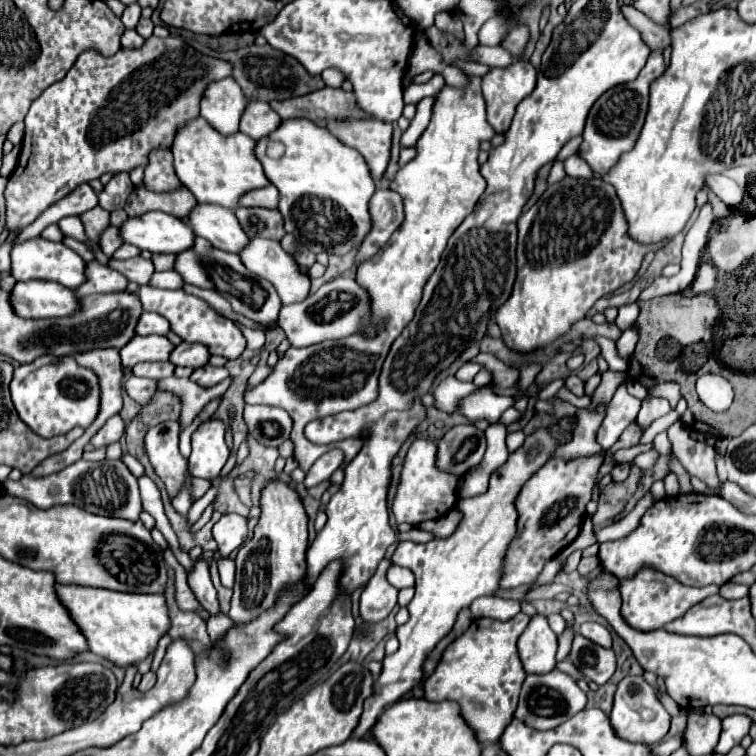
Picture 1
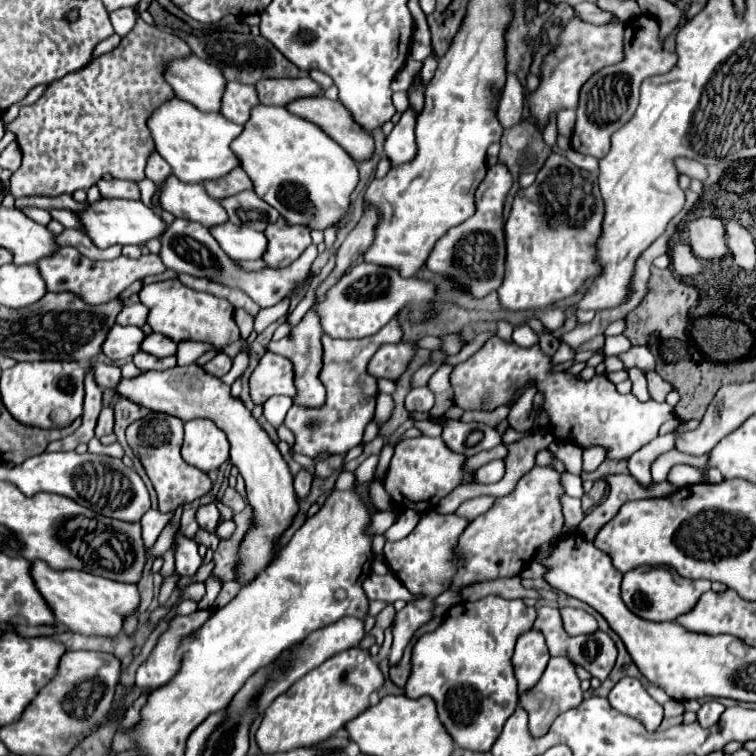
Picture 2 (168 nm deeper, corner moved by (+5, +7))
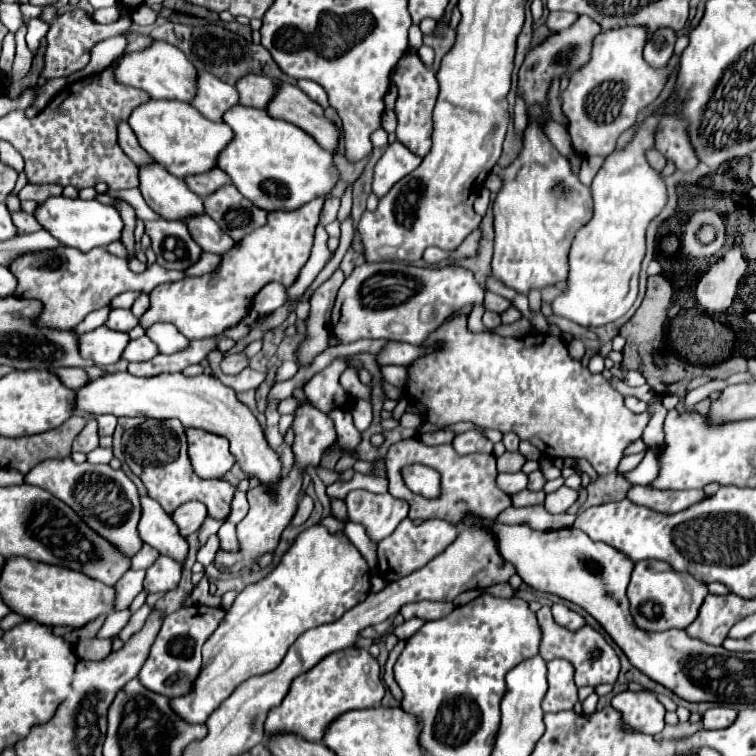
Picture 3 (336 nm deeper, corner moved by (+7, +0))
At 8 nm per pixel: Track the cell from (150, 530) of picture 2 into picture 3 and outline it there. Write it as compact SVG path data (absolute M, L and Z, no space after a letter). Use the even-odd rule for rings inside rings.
M143 545L143 549L131 559L131 569L149 569L157 559L159 559L159 551L149 545Z

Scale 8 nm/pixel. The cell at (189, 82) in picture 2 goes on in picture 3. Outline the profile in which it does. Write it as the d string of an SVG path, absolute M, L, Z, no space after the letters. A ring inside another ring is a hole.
M153 41L145 51L121 53L113 61L113 77L121 81L121 85L129 85L141 91L147 91L151 99L177 99L191 101L195 95L195 69L189 59L173 45L165 41Z

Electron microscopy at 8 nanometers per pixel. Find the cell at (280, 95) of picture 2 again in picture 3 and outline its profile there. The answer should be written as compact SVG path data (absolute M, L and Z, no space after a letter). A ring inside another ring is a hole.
M245 75L241 77L235 87L239 91L239 103L247 107L261 107L265 109L277 89L277 79L265 75Z

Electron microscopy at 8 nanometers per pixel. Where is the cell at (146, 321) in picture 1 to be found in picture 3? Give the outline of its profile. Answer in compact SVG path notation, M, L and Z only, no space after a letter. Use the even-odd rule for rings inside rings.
M111 309L109 317L107 317L107 327L109 329L115 329L115 331L131 331L135 325L137 325L137 317L131 313L131 309Z

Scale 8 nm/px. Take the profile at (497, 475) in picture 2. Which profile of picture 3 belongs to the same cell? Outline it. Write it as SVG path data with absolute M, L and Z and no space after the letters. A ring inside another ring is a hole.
M517 471L517 473L499 473L497 475L497 485L509 493L509 495L515 495L519 491L523 491L527 487L527 475L523 471Z

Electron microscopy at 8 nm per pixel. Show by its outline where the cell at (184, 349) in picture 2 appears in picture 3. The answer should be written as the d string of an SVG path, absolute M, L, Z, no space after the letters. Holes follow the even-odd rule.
M153 323L145 329L145 335L157 343L159 353L177 353L189 345L189 341L171 323Z

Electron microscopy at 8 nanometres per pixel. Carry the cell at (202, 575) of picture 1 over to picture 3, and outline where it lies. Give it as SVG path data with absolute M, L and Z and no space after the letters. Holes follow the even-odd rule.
M143 495L139 499L141 499L141 519L137 525L139 537L147 545L155 547L161 555L173 557L175 561L183 563L183 559L187 557L187 541L179 535L171 517L149 495Z

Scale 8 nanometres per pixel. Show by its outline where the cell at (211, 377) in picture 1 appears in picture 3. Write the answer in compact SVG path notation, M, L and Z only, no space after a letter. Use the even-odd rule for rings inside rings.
M231 353L231 355L227 355L227 357L223 359L223 363L221 363L221 369L223 369L223 373L227 373L227 375L237 375L237 373L241 373L245 367L249 367L249 357L247 357L245 353Z

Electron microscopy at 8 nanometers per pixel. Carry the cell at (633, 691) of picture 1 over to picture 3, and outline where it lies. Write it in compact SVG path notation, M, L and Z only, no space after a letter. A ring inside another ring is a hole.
M623 691L613 697L611 705L621 713L623 721L639 733L657 735L665 727L665 707L653 691Z

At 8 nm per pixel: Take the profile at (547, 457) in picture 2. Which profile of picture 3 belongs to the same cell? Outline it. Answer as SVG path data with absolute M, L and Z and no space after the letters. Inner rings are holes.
M506 451L496 459L496 467L499 473L514 473L520 471L526 459L519 452Z

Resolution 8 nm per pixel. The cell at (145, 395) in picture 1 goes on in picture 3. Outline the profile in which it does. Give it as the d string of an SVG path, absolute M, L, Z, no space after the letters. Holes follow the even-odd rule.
M59 367L57 371L53 371L53 369L49 369L51 373L55 373L59 379L61 379L61 383L65 383L65 387L69 387L69 389L77 389L77 387L83 387L87 381L89 381L89 377L85 375L85 371L83 369L75 369L75 367Z

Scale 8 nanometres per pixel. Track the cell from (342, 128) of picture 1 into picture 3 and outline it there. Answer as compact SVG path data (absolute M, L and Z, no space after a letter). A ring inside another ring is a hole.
M281 83L267 113L273 119L283 119L309 133L323 149L333 151L339 143L339 129L323 115L321 105L313 103L297 85Z

